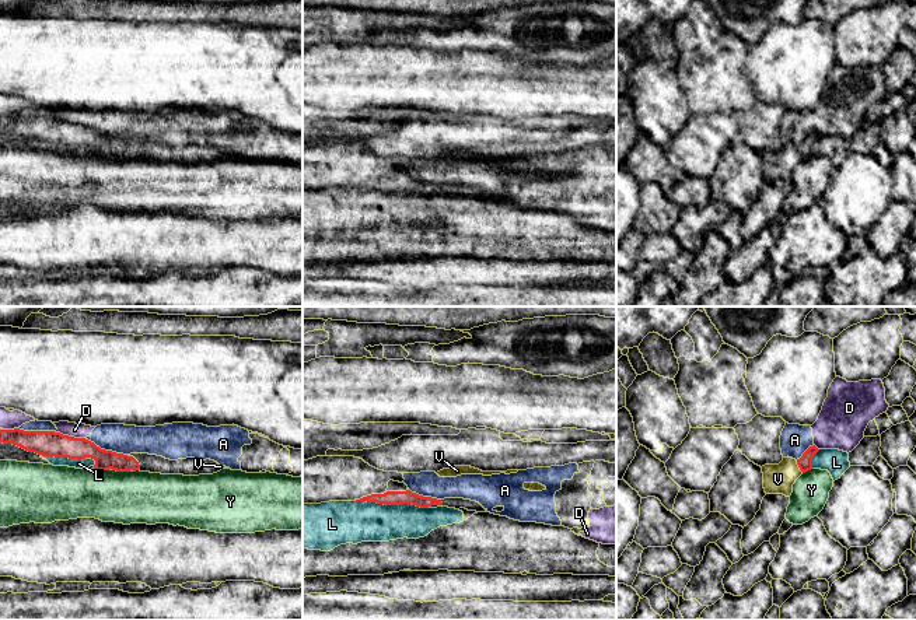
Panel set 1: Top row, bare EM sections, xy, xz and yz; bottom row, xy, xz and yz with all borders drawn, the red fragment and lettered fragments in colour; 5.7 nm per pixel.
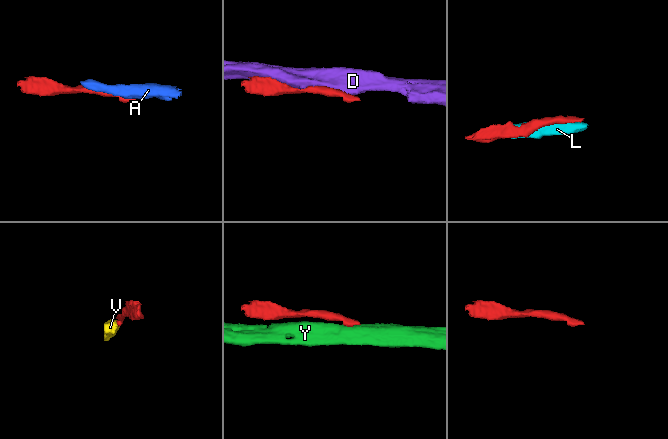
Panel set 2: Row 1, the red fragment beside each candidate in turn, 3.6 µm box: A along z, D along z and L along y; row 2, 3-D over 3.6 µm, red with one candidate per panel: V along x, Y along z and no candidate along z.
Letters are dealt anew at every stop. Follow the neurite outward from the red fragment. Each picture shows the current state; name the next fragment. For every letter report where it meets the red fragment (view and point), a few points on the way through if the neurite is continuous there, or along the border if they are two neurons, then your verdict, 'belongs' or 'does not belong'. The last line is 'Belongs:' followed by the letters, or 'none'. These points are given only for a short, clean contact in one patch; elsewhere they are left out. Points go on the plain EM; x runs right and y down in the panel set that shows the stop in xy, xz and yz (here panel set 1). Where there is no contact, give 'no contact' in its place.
A: meets red in xy at (104, 136); does not belong
D: meets red in xy at (70, 123); does not belong
L: meets red in xz at (392, 191); does not belong
V: meets red in yz at (799, 153); belongs
Y: meets red in xy at (121, 157); does not belong
Belongs: V

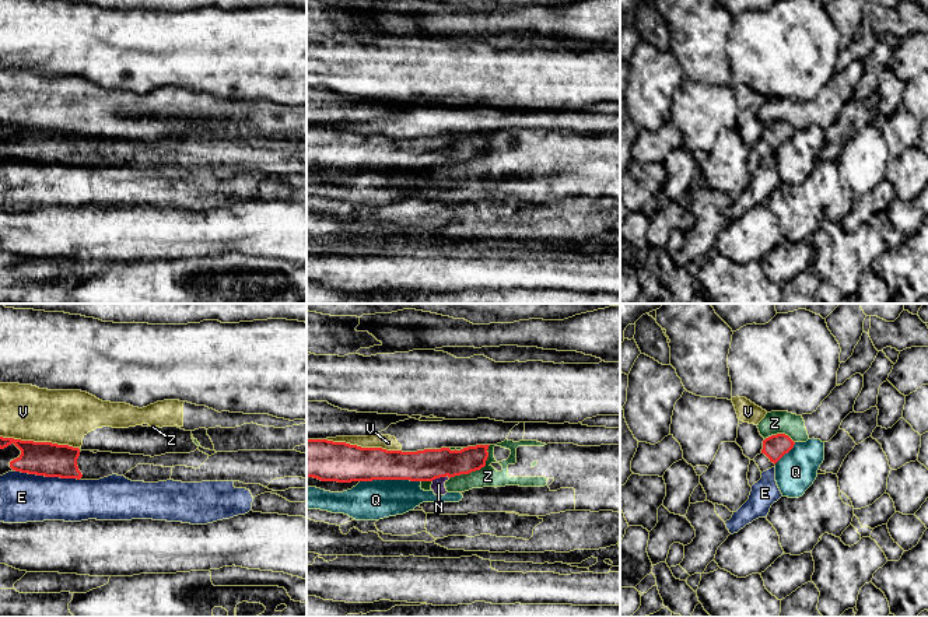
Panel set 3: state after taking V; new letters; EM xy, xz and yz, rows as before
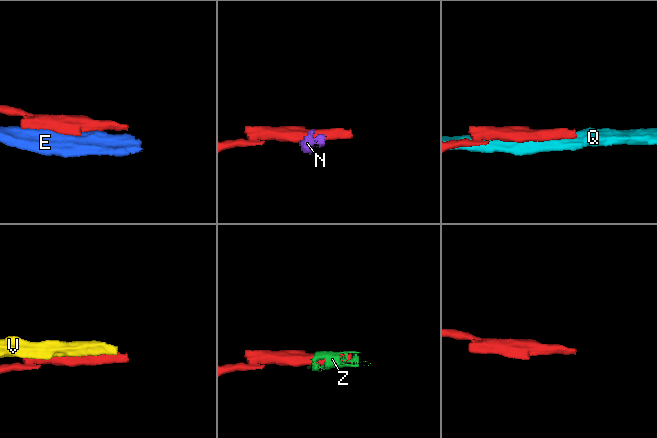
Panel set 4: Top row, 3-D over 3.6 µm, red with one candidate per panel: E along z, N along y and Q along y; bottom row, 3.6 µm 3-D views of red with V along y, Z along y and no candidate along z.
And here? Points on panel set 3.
E: meets red in xy at (48, 162); does not belong
N: meets red in xz at (440, 162); border along xz (450, 164), (440, 162), (431, 167); does not belong
Q: meets red in xz at (389, 165); does not belong
V: meets red in xy at (39, 129); does not belong
Z: meets red in xz at (476, 155); does not belong
Belongs: none

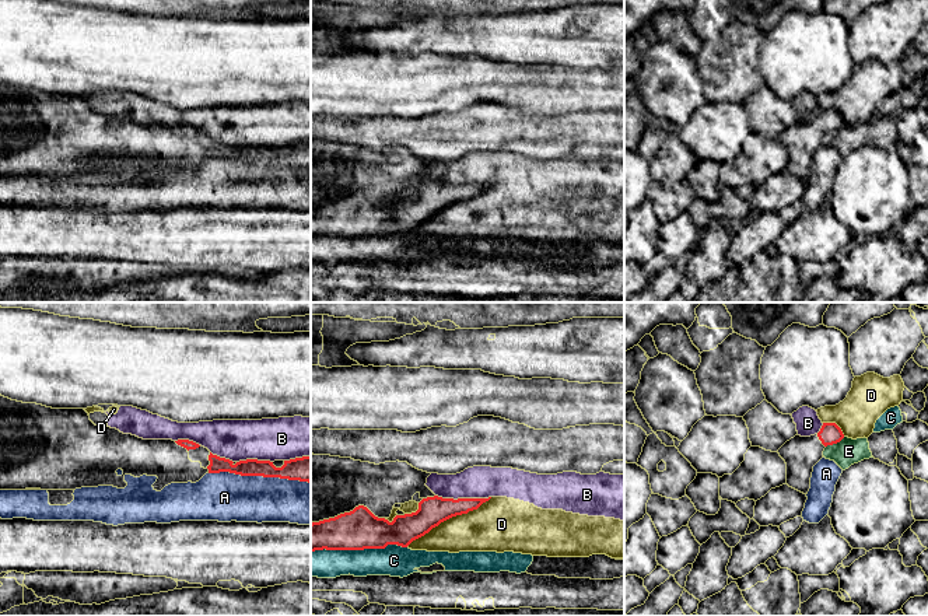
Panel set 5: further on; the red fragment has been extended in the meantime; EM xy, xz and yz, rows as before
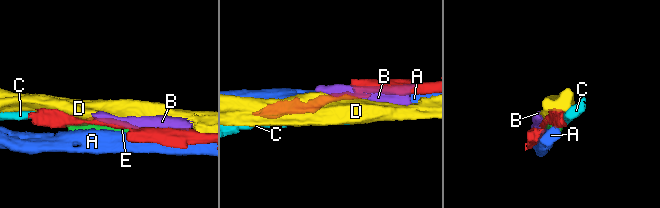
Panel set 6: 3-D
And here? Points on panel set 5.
A: meets red in xy at (259, 161); does not belong
B: meets red in xz at (464, 185); does not belong
C: meets red in xz at (359, 235); does not belong
D: meets red in xz at (448, 205); does not belong
E: meets red in yz at (834, 129); does not belong
Belongs: none

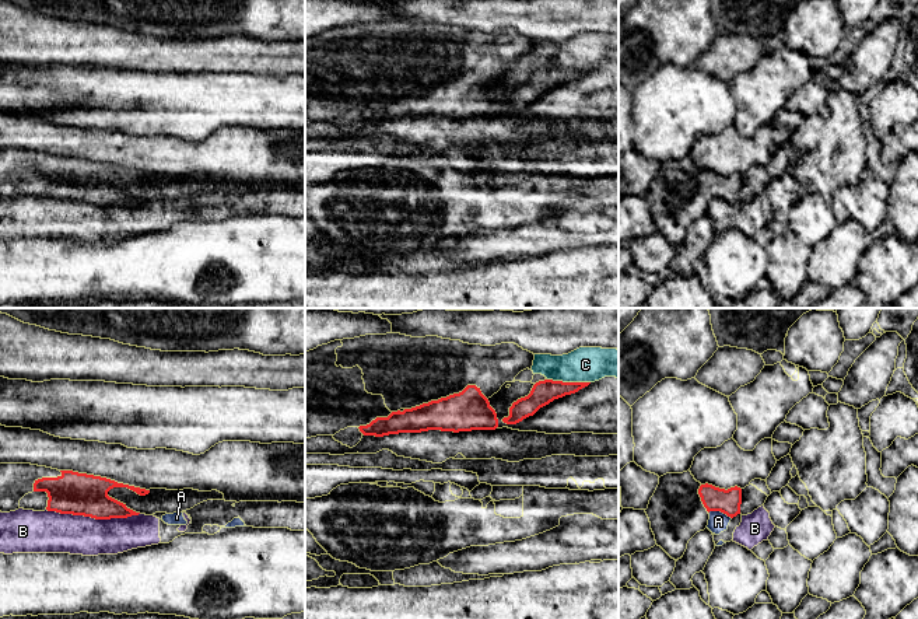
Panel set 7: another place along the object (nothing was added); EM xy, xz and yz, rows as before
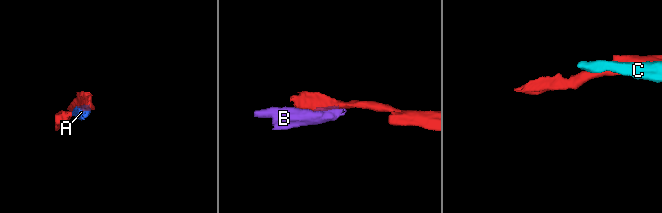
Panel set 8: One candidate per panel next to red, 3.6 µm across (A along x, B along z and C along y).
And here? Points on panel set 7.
A: meets red in yz at (719, 196); does not belong
B: meets red in xy at (93, 203); does not belong
C: meets red in xz at (568, 69); does not belong
Belongs: none

